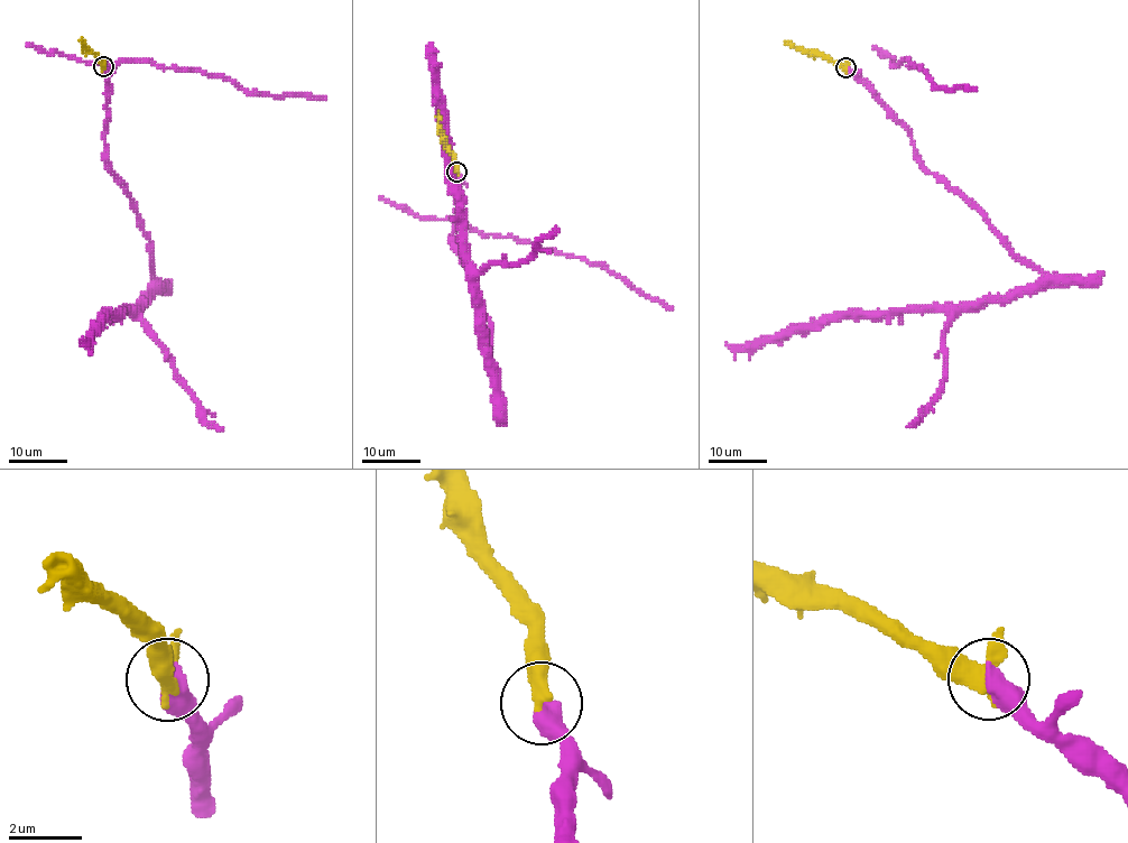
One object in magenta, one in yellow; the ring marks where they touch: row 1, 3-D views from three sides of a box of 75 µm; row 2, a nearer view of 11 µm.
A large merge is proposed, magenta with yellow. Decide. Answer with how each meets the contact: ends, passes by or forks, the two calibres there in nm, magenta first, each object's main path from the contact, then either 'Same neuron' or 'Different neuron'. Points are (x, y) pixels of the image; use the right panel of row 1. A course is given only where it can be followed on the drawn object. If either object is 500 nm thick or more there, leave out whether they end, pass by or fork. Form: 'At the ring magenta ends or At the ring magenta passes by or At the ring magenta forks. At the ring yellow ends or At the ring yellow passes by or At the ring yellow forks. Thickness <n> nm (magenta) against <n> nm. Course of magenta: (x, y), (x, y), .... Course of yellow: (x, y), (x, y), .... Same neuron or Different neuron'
Thickness 600 nm (magenta) against 400 nm. Course of magenta: (846, 68), (907, 130), (915, 158), (957, 188), (1041, 277), (970, 303), (842, 315), (745, 345), (727, 343). Course of yellow: (846, 68), (784, 42). Same neuron

